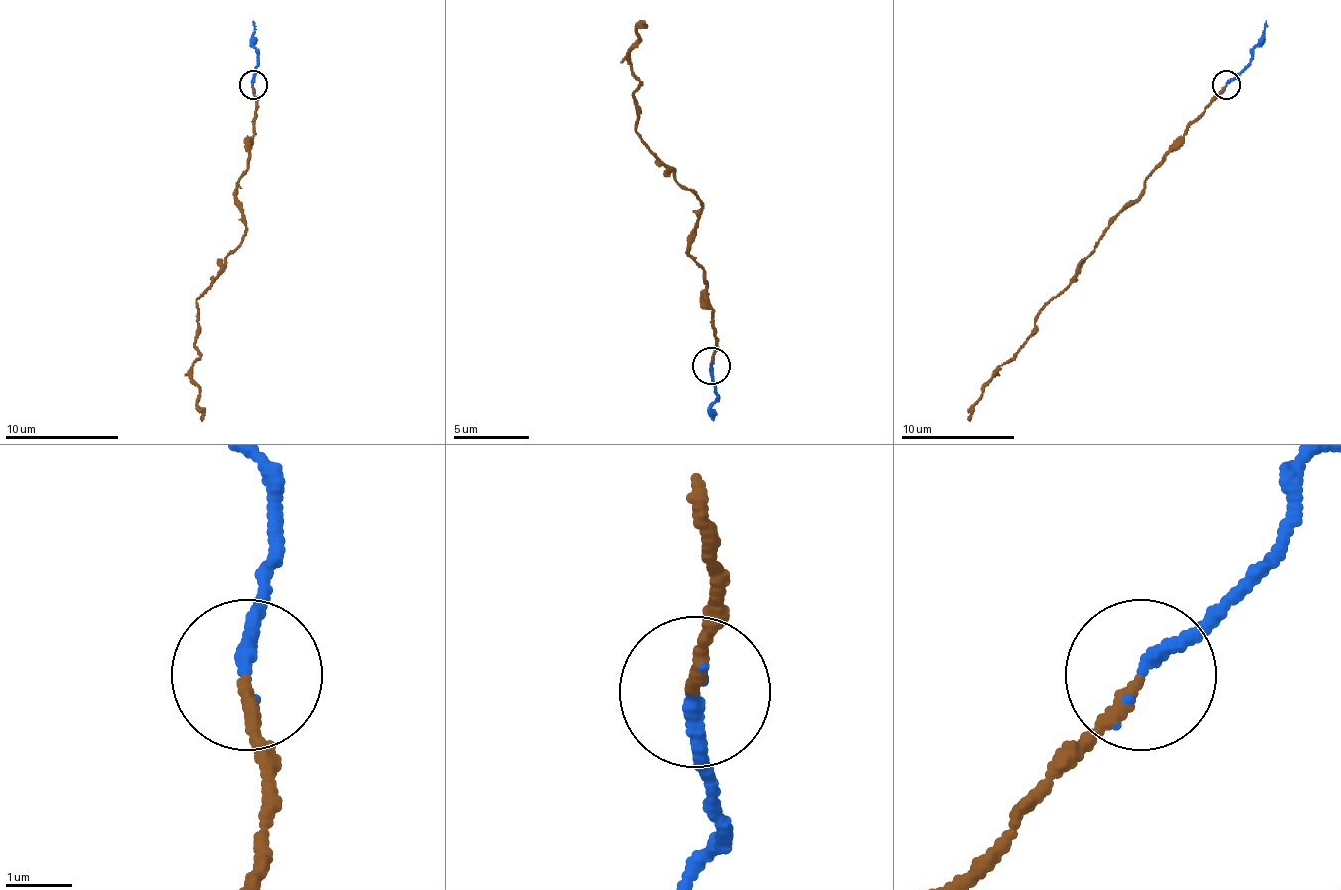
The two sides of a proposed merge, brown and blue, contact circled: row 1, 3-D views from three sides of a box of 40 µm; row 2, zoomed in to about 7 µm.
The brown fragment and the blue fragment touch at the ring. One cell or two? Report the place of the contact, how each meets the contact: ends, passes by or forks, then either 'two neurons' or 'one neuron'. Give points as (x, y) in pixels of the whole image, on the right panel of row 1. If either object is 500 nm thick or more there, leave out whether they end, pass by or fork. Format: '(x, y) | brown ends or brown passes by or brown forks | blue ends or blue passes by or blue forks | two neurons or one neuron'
(1226, 84) | brown ends | blue ends | one neuron

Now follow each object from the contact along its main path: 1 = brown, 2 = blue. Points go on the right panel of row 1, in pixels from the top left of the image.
1: (1225, 85), (1081, 264), (1081, 272), (1049, 301), (1035, 321), (1035, 332), (993, 377), (967, 420)
2: (1225, 85), (1251, 60), (1265, 20)

